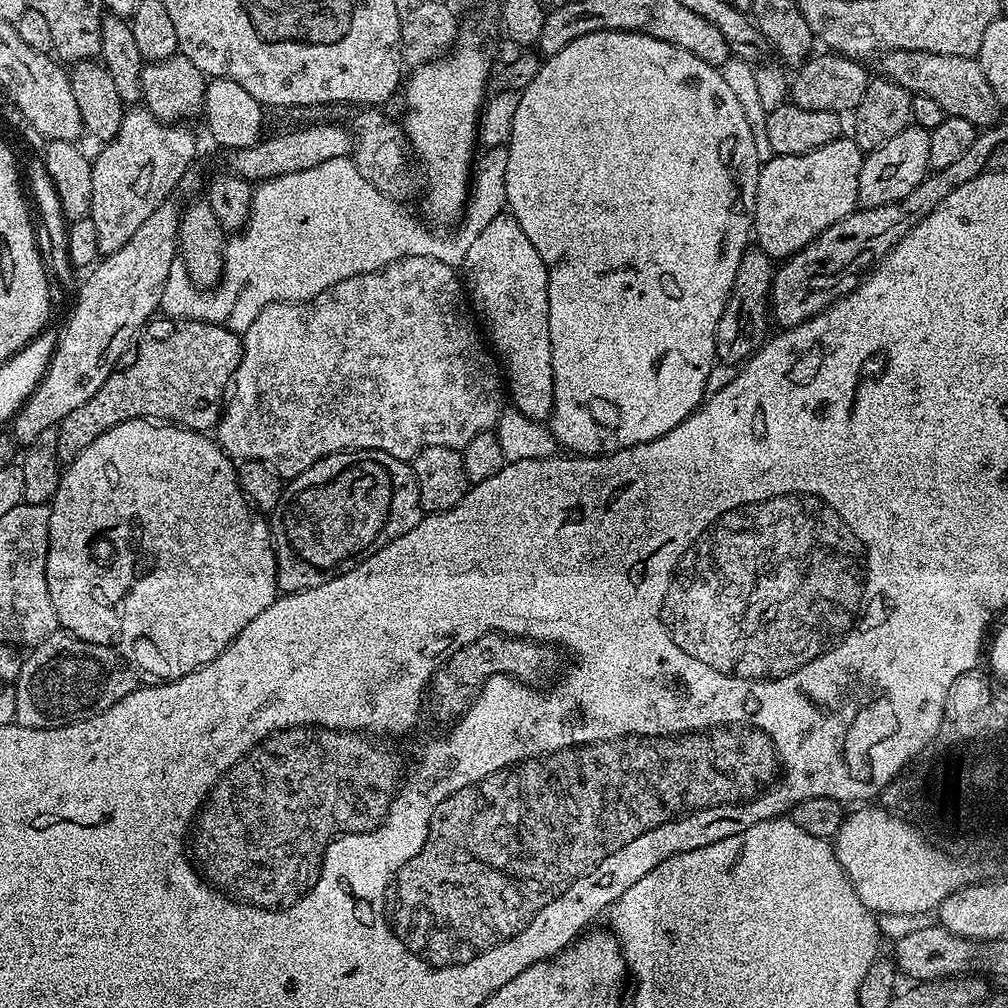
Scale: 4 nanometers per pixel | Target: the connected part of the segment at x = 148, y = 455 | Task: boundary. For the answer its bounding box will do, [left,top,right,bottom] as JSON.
[46,420,278,682]

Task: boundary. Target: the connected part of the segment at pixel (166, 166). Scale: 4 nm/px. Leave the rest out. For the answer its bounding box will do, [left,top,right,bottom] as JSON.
[91,106,196,254]

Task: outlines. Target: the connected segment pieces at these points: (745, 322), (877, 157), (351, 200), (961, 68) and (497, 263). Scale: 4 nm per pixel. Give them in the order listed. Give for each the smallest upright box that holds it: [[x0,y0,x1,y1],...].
[[716,246,773,365],[858,126,930,208],[159,158,420,334],[879,50,1002,129],[462,214,554,421]]

